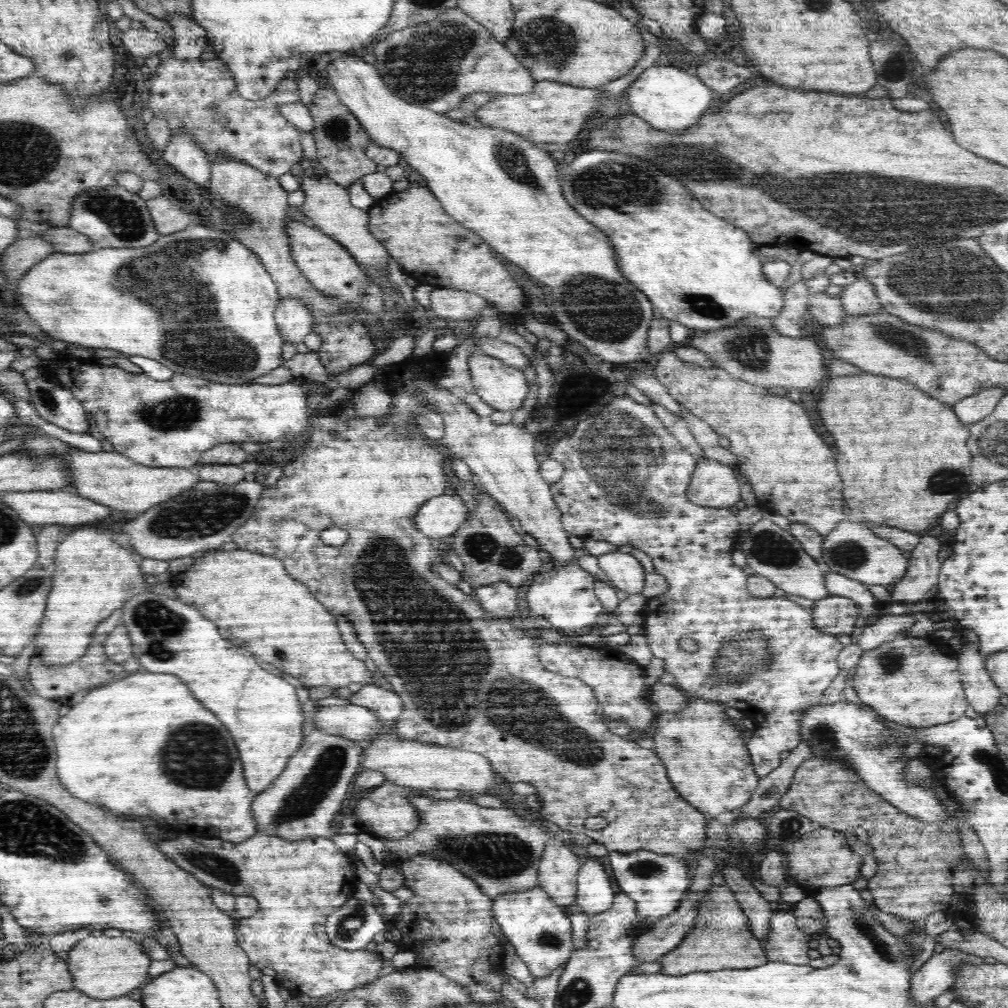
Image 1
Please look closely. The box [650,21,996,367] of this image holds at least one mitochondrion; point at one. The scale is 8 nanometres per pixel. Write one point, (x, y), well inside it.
(705, 306)

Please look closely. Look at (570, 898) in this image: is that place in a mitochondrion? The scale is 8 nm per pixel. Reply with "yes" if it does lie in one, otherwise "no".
no

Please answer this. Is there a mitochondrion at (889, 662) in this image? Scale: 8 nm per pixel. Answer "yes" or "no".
yes

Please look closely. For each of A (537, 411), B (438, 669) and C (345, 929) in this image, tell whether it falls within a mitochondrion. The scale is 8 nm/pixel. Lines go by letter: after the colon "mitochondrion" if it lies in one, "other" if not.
A: other
B: mitochondrion
C: mitochondrion

